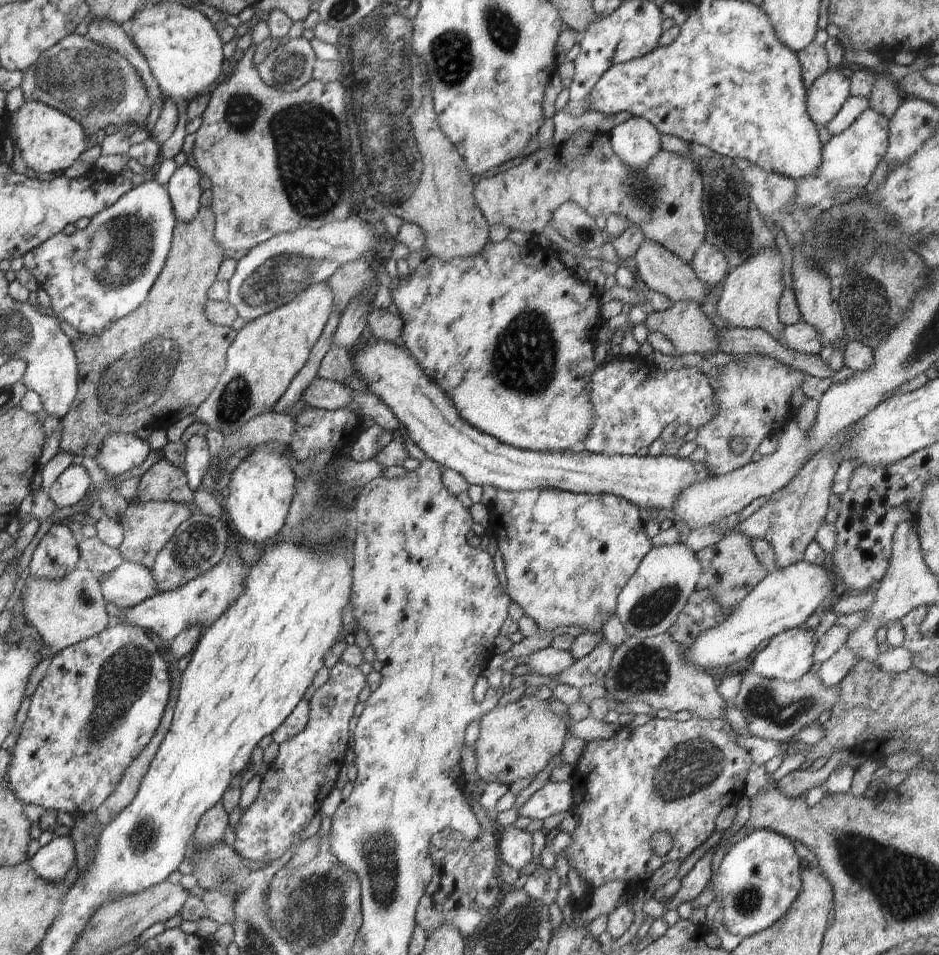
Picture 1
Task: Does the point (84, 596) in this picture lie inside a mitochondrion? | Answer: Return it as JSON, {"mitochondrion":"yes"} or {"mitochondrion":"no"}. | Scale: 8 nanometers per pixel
{"mitochondrion":"yes"}

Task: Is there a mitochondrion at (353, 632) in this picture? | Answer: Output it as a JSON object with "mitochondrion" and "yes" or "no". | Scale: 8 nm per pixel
{"mitochondrion":"no"}

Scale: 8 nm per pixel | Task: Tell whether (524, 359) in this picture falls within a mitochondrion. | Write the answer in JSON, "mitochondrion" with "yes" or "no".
{"mitochondrion":"yes"}

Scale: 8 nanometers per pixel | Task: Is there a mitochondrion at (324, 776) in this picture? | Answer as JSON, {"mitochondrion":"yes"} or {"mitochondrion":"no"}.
{"mitochondrion":"no"}

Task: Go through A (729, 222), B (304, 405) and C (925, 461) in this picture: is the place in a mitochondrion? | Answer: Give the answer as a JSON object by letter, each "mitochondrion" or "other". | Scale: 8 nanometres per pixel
{"A":"mitochondrion","B":"other","C":"other"}

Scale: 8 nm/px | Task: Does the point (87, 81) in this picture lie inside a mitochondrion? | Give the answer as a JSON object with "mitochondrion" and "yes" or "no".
{"mitochondrion":"yes"}

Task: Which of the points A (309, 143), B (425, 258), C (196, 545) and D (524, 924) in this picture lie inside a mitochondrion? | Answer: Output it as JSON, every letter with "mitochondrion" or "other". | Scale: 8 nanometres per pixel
{"A":"mitochondrion","B":"other","C":"mitochondrion","D":"mitochondrion"}

